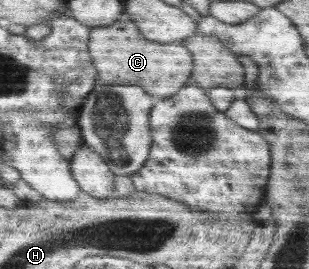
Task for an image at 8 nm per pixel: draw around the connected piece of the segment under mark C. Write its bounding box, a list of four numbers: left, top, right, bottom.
[89,22,193,98]

